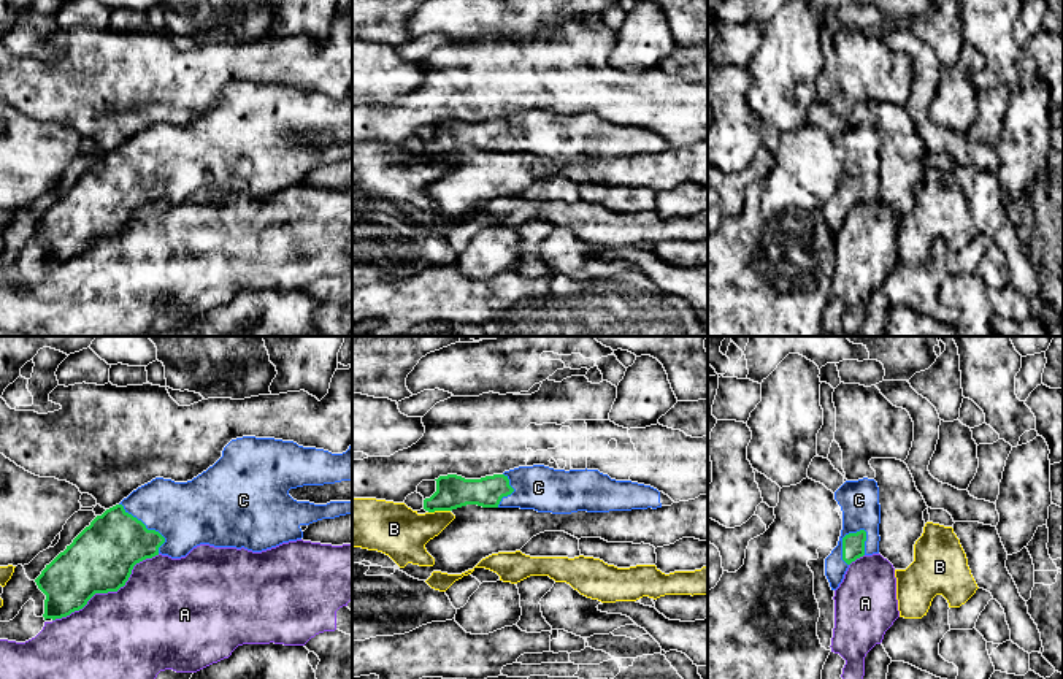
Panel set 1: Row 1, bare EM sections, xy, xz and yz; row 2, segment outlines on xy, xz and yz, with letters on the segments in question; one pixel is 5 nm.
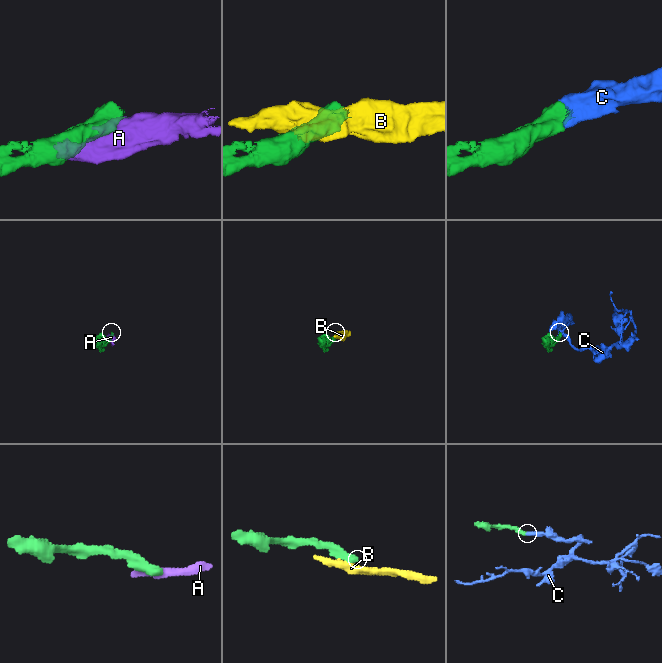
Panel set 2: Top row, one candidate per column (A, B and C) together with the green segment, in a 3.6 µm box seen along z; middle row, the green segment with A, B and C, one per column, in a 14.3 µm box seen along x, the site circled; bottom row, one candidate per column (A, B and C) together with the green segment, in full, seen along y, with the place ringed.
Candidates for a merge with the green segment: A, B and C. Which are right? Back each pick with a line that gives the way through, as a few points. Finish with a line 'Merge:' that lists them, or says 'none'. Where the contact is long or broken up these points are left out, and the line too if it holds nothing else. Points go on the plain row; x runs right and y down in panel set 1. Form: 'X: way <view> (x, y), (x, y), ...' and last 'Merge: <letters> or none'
Merge: C

